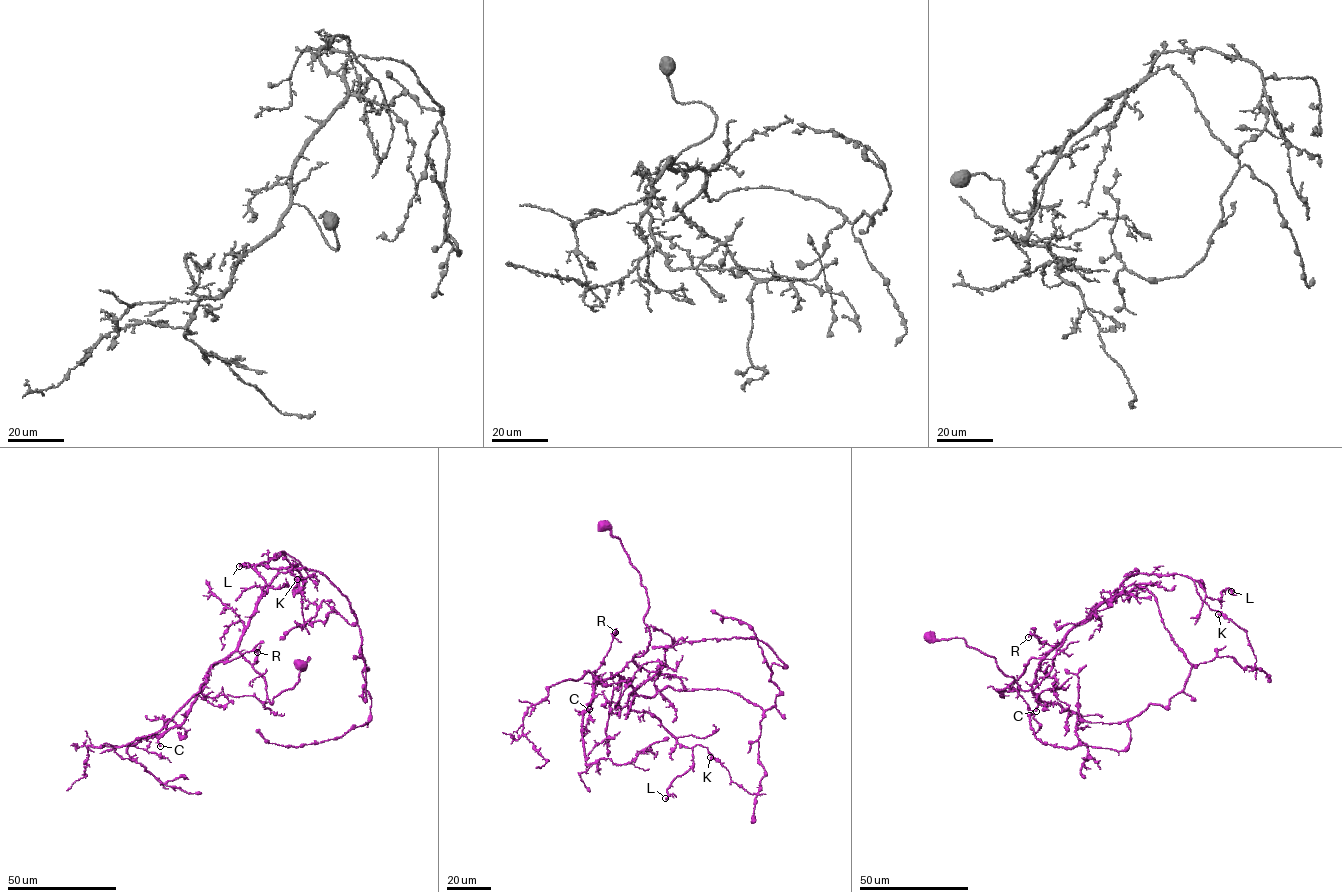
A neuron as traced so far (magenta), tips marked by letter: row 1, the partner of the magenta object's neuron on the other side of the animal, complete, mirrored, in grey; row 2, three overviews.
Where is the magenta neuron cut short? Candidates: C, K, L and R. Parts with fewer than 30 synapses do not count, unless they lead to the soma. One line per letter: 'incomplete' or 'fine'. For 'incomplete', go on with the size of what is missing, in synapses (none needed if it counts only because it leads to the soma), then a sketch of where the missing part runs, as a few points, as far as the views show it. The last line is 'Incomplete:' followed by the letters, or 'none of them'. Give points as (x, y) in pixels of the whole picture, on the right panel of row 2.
C: incomplete; 140 synapses; course (1036, 711), (1035, 716), (1043, 718), (1063, 710), (1075, 714), (1088, 708)
K: fine
L: fine
R: fine
Incomplete: C

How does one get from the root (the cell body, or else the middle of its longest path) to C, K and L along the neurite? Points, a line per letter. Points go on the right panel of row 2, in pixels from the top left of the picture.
C: (931, 636), (962, 638), (994, 657), (997, 667), (1025, 691), (1048, 674), (1064, 638), (1036, 672), (1036, 711)
K: (931, 636), (962, 638), (1030, 690), (1052, 669), (1067, 631), (1130, 576), (1188, 576), (1218, 614)
L: (931, 636), (962, 638), (1031, 690), (1052, 669), (1067, 631), (1130, 576), (1186, 575), (1213, 599), (1231, 591)

